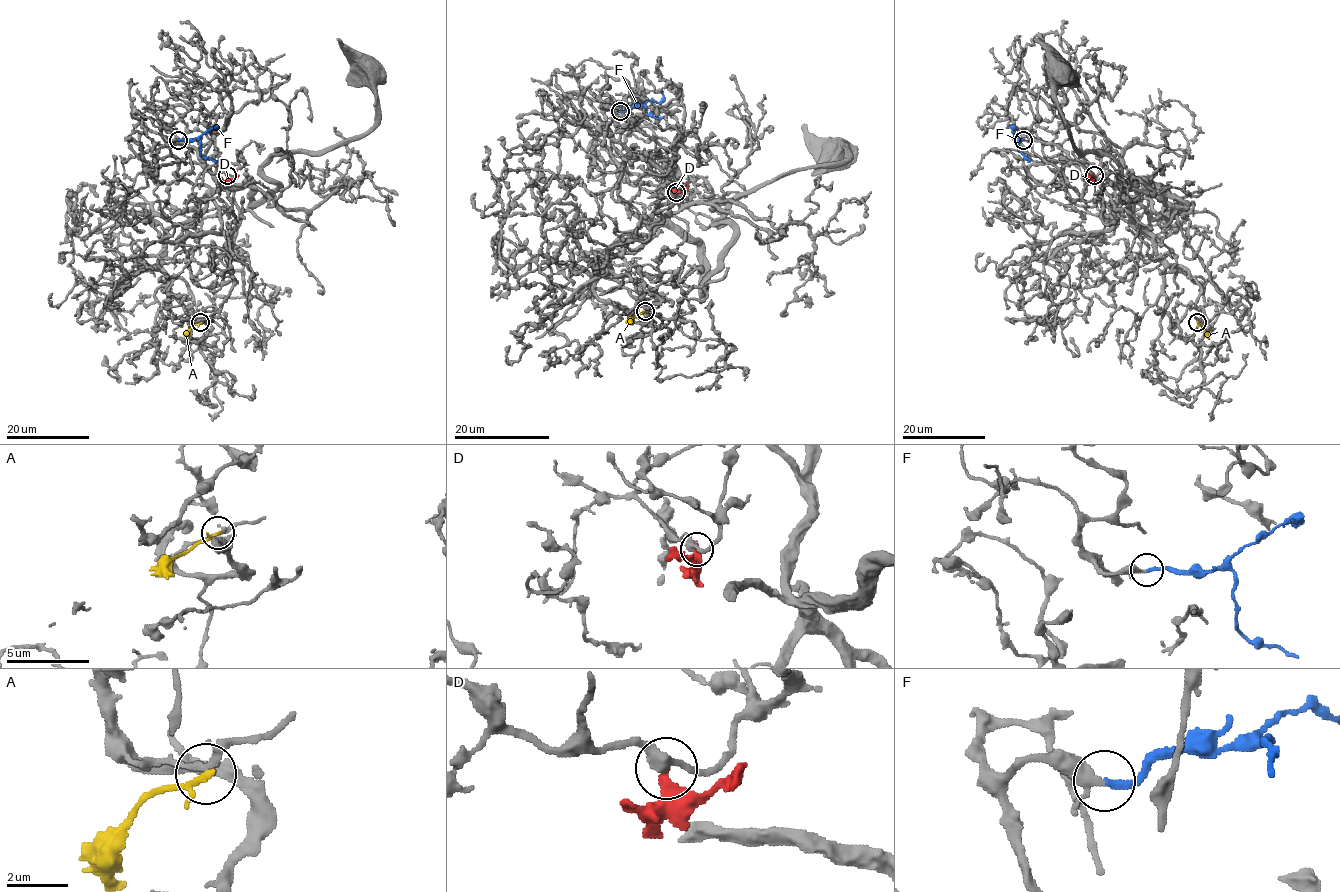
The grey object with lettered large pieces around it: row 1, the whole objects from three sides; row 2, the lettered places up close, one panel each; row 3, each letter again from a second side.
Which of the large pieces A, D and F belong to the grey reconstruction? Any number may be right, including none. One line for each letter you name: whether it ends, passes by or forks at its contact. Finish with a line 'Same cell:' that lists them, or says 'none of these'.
F: it ends there
Same cell: F

